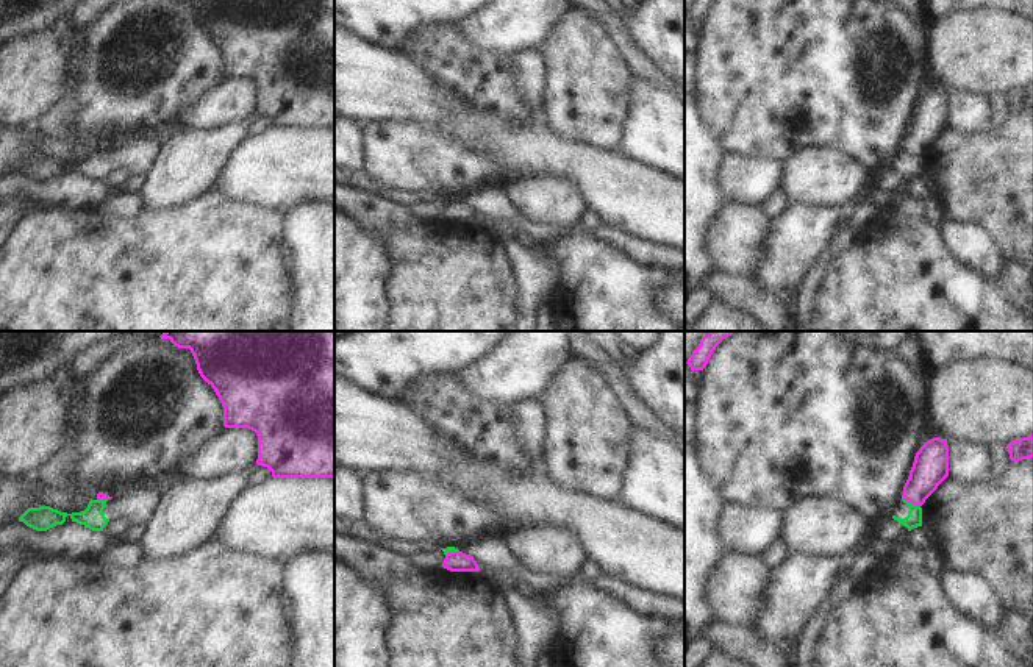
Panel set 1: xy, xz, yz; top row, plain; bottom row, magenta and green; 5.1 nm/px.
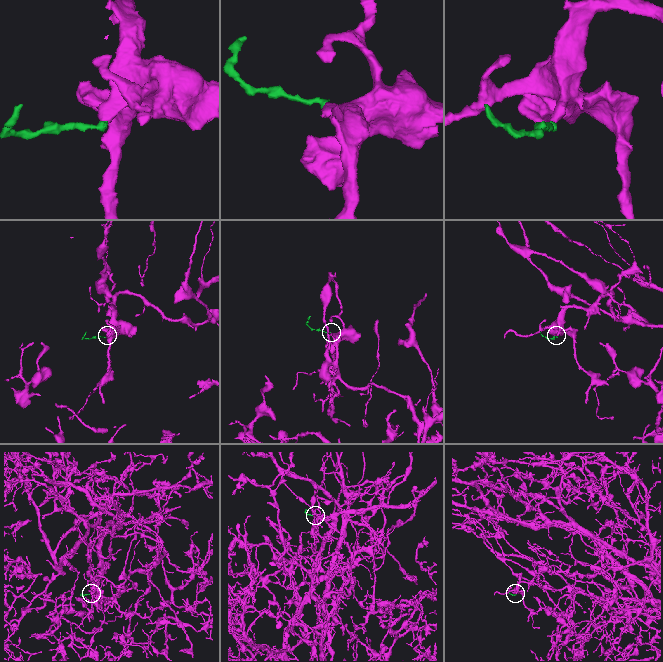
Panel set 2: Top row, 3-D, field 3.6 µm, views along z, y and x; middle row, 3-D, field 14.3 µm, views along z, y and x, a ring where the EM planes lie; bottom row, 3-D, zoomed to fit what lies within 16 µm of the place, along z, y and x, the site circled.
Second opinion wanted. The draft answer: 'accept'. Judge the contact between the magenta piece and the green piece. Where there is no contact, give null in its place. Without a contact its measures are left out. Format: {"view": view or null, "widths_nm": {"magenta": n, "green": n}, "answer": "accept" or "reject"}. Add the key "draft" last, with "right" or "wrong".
{"view": "yz", "widths_nm": {"magenta": 190, "green": 80}, "answer": "reject", "draft": "wrong"}

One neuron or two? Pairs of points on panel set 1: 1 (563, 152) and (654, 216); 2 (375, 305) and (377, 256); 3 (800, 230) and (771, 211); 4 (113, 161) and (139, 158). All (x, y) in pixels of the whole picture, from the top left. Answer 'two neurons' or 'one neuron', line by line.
1: one neuron
2: one neuron
3: two neurons
4: one neuron

